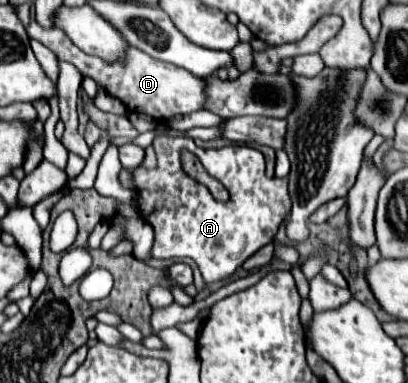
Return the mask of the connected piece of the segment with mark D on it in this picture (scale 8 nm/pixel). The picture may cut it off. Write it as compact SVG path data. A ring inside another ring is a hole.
M35 20L29 22L27 26L27 34L29 38L37 38L39 42L43 42L59 60L67 60L71 64L75 64L83 76L93 78L95 82L103 84L115 98L119 98L129 110L133 112L145 112L151 118L159 120L159 122L169 122L175 116L187 116L199 110L205 110L205 100L207 100L207 82L199 76L193 76L191 72L167 64L167 62L159 62L147 54L143 54L137 48L127 50L127 60L125 64L107 64L95 56L89 56L85 52L81 52L75 44L71 44L71 40L57 28L53 30L45 30L41 28Z

